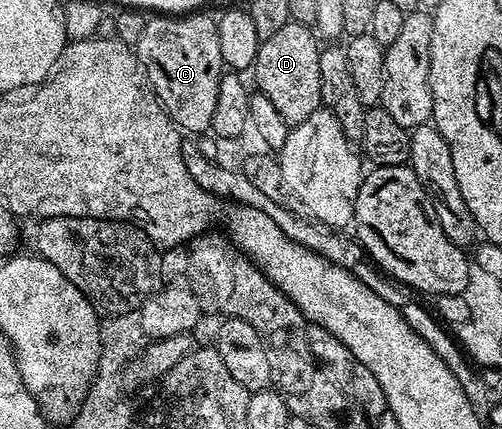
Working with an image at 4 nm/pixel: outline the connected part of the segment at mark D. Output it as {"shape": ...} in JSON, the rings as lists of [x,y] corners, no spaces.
{"shape":[[[294,21],[281,25],[273,37],[262,40],[256,53],[253,74],[258,94],[269,97],[277,113],[289,125],[305,121],[321,107],[320,40],[308,24]]]}

